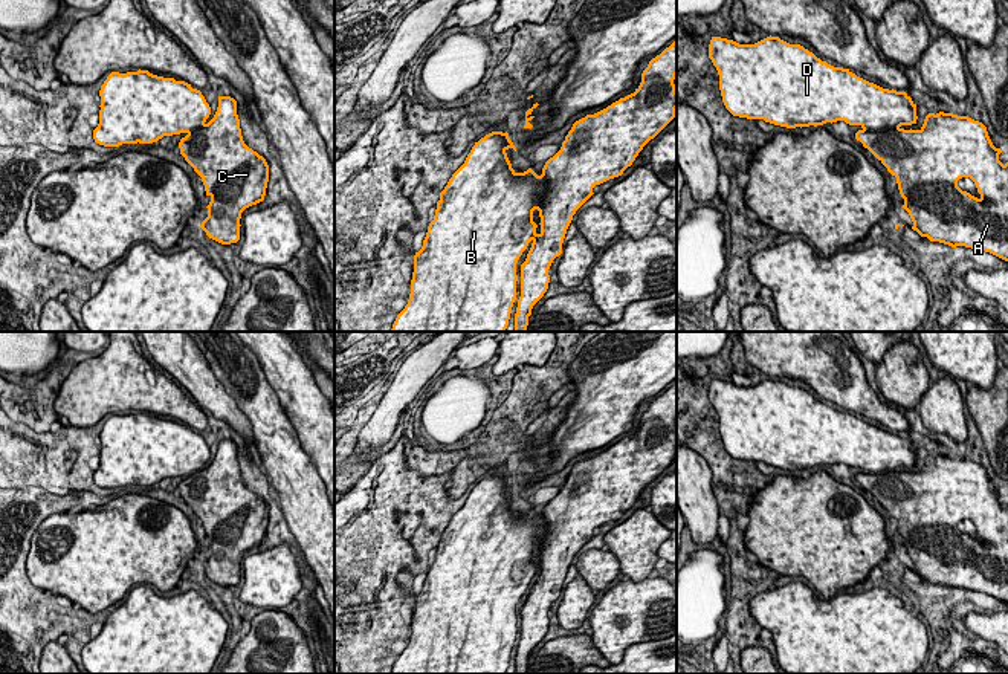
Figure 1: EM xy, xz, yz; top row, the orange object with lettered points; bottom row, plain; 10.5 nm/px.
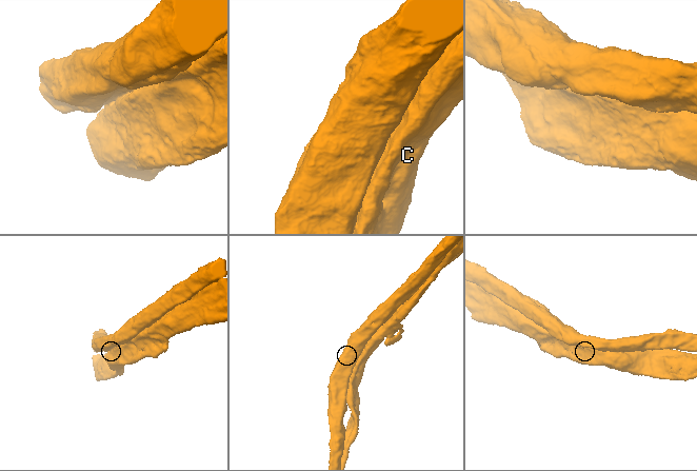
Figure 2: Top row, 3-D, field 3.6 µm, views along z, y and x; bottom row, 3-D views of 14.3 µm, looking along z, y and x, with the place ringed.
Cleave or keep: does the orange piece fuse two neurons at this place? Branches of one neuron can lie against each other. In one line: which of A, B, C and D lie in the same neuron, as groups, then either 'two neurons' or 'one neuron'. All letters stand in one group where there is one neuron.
A B C D; one neuron

